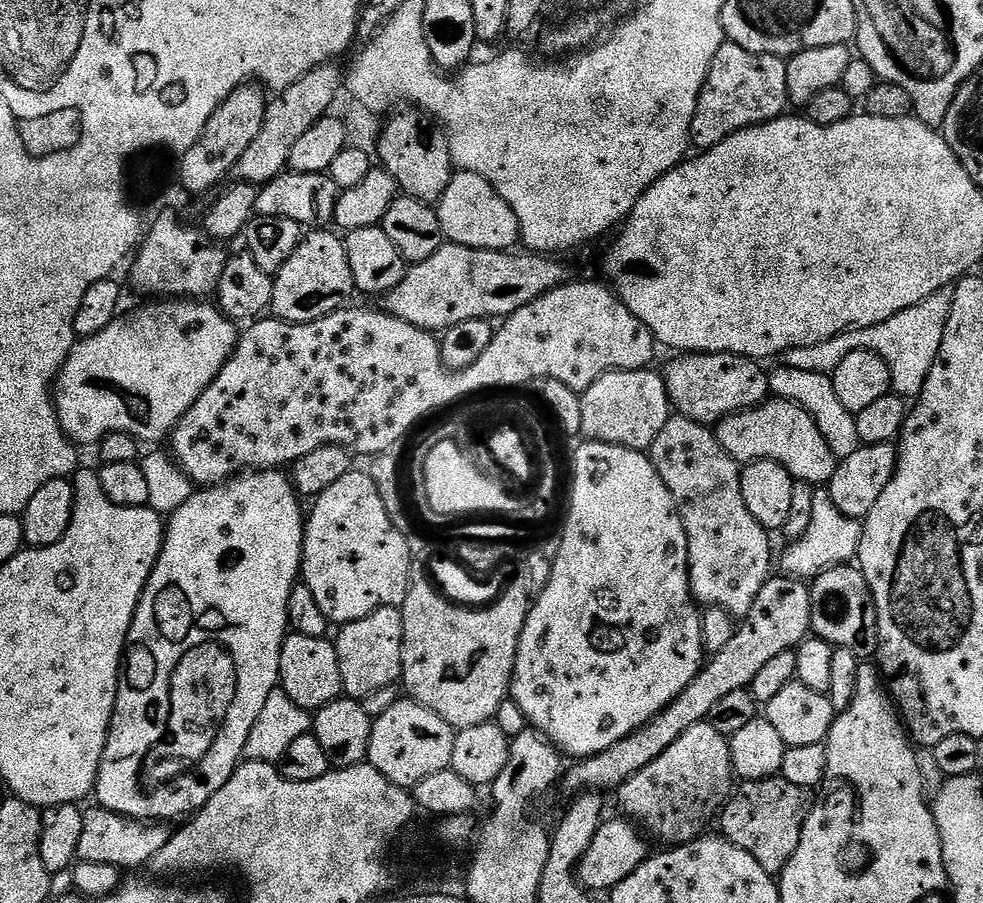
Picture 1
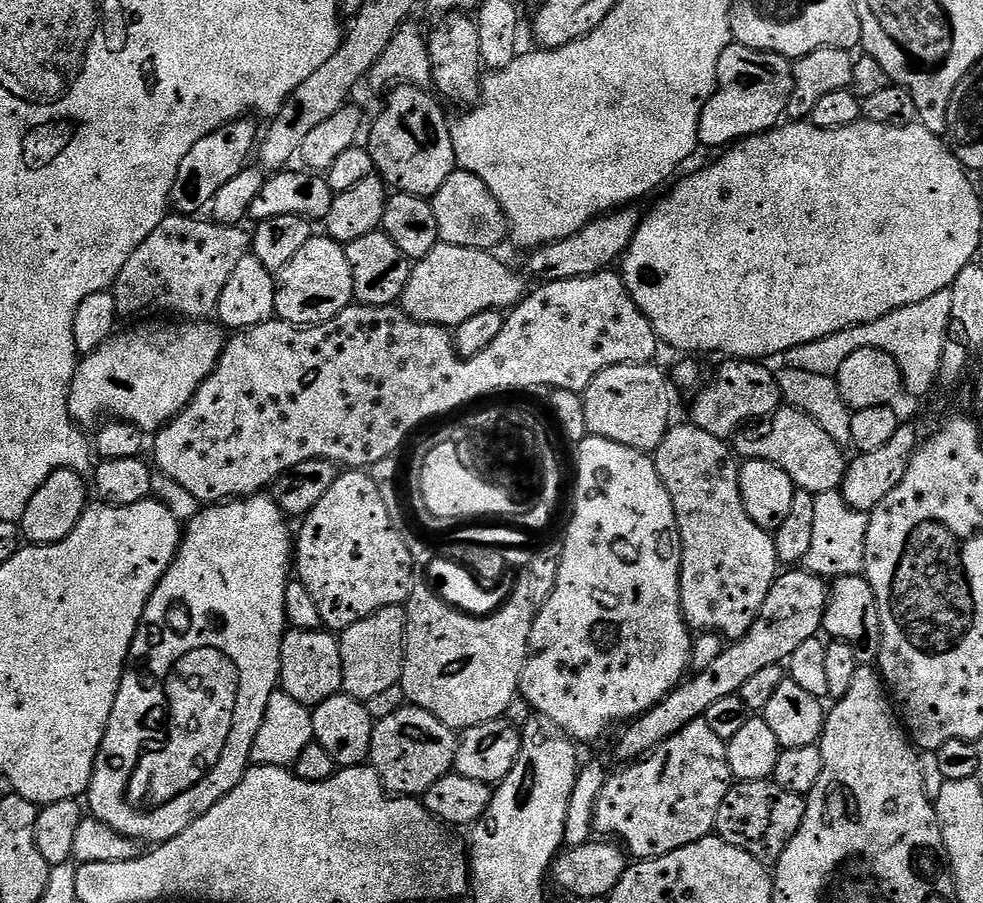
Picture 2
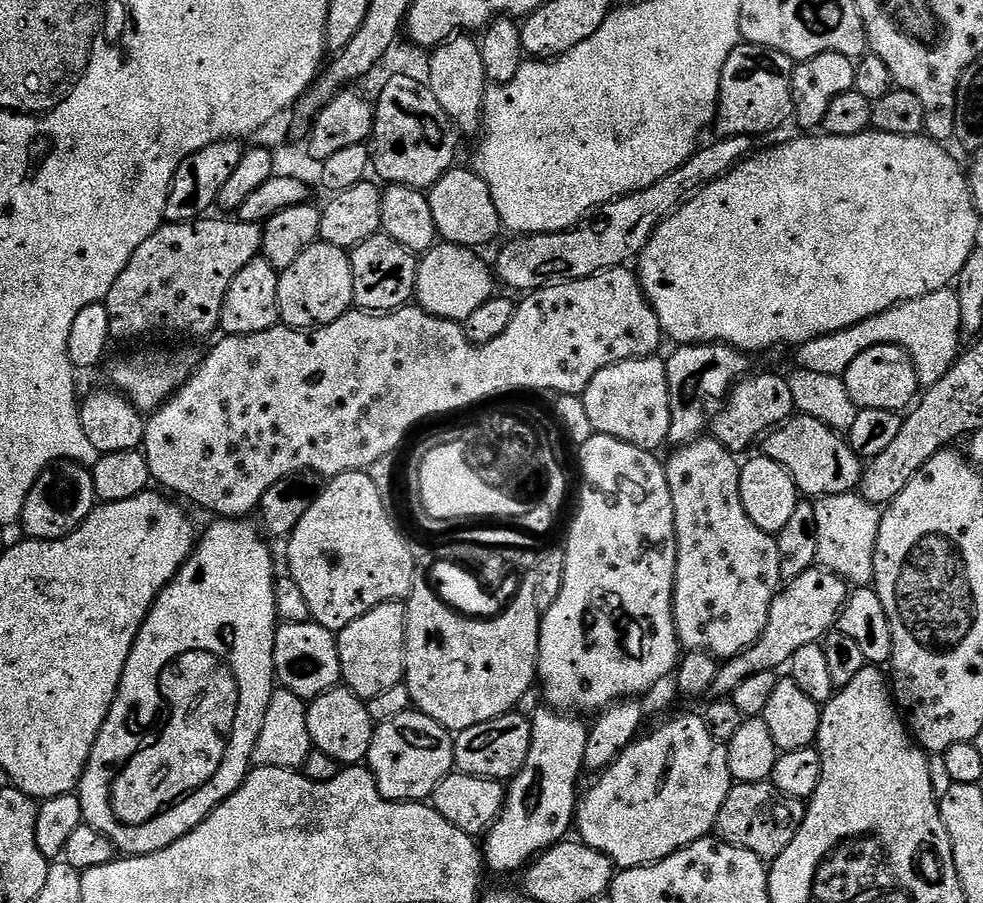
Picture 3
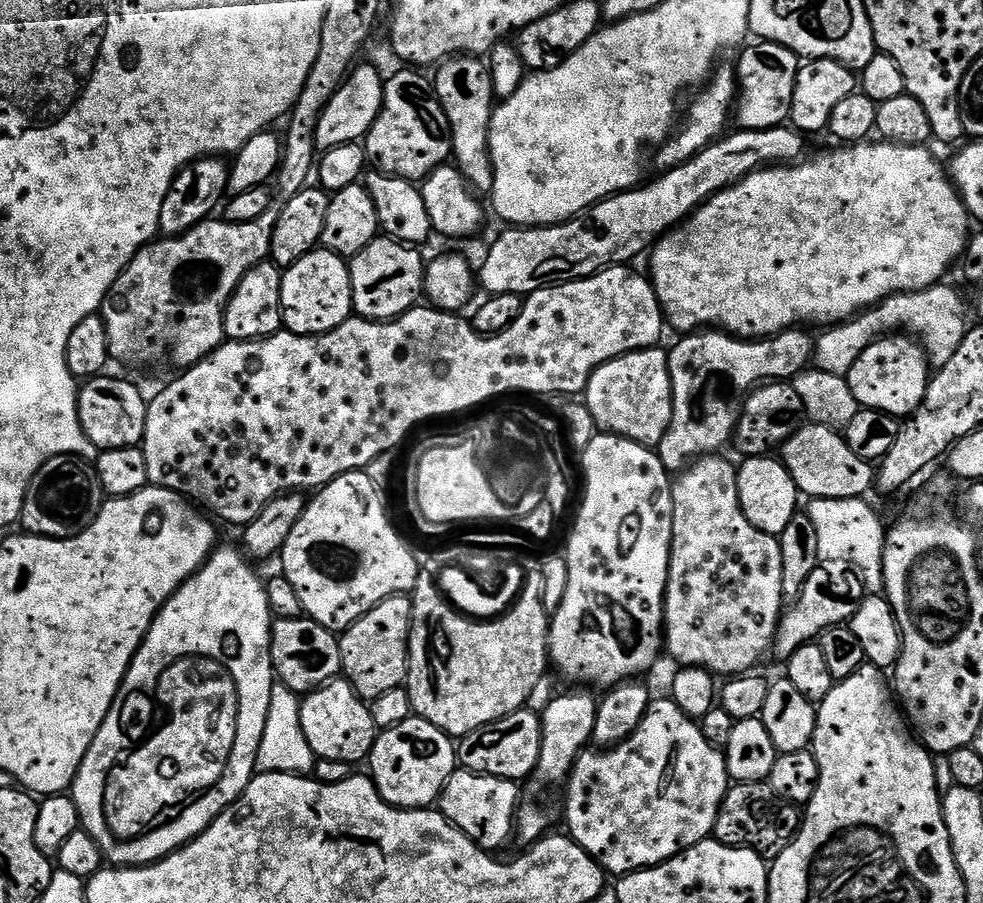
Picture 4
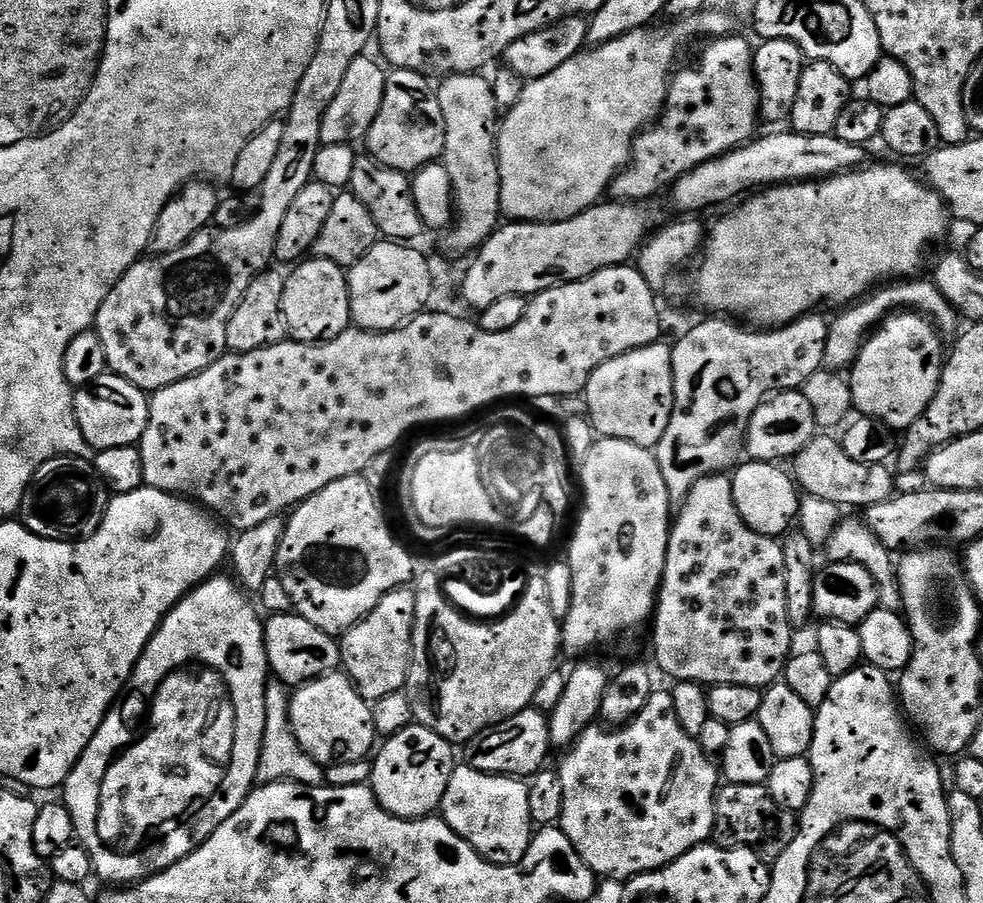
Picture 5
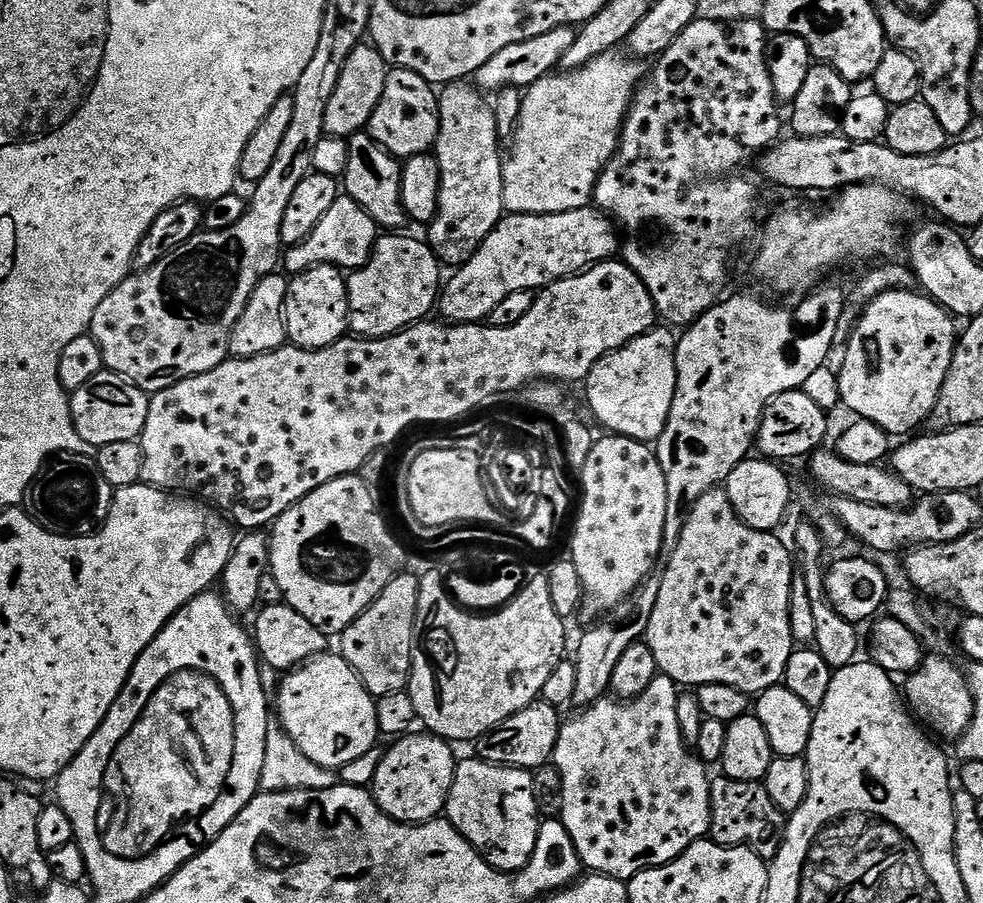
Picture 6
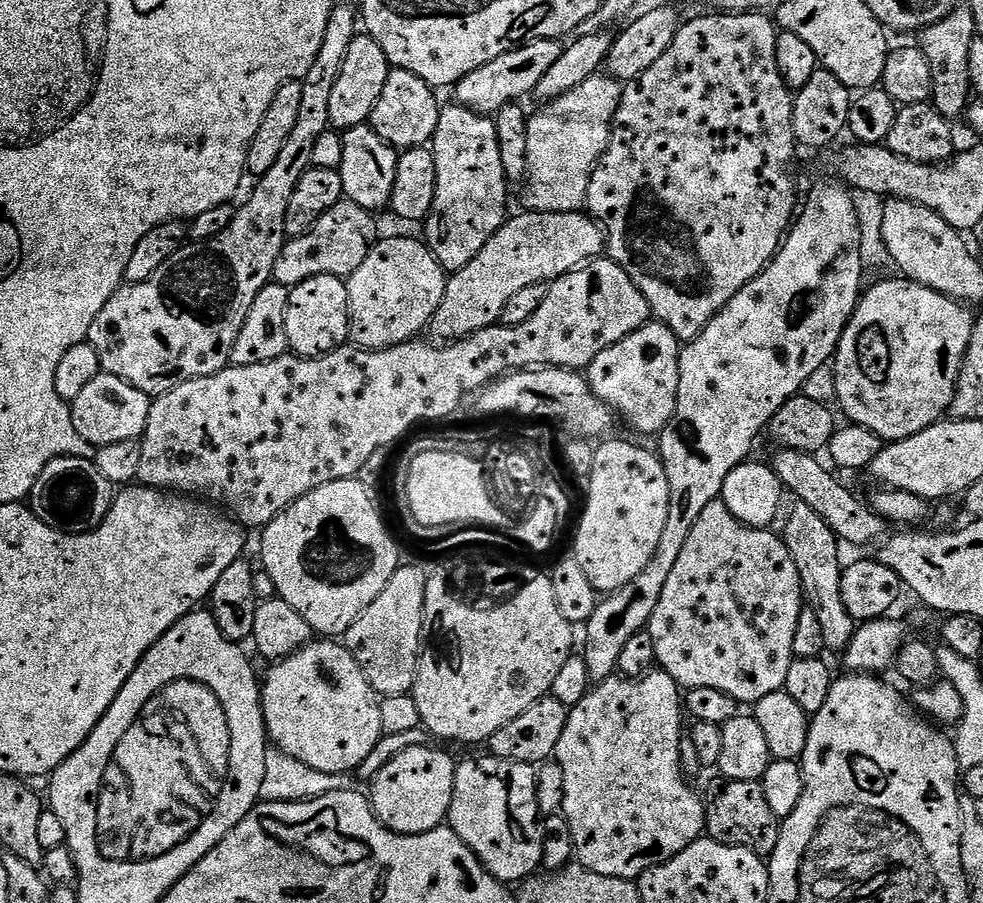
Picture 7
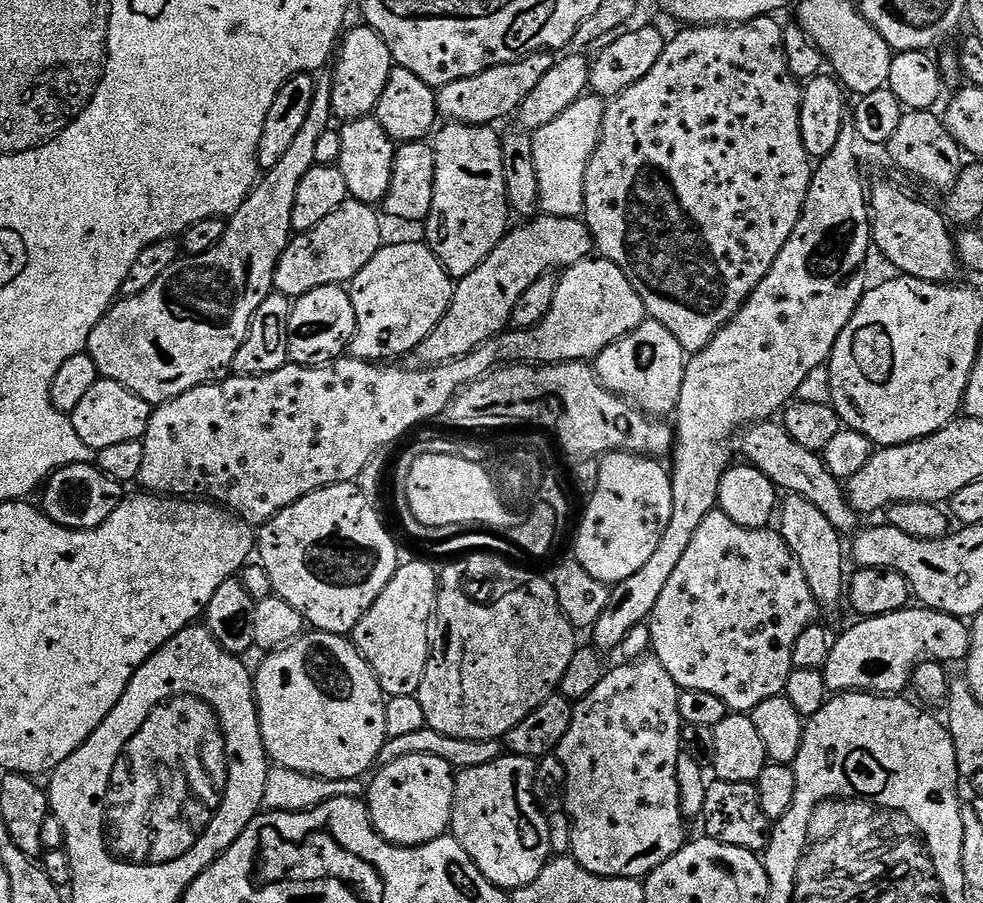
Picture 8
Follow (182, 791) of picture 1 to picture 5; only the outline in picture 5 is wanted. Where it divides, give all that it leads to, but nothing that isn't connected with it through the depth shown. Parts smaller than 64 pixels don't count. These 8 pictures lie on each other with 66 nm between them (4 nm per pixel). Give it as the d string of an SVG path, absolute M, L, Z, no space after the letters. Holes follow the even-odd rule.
M220 575L209 576L204 583L187 592L164 617L160 629L152 635L152 640L145 646L140 660L133 666L132 677L124 685L123 692L106 714L102 726L94 734L82 758L62 785L62 803L74 818L76 840L83 844L90 854L93 873L109 880L112 883L109 885L131 886L186 858L196 849L197 844L206 842L206 838L214 834L214 830L218 830L218 826L222 826L222 822L226 822L226 818L230 818L230 814L234 814L238 806L242 806L242 802L257 783L256 771L262 750L262 734L266 730L266 686L270 679L268 655L264 645L264 620L257 605L253 601L252 605L247 600L249 597L241 591L237 581L231 575Z

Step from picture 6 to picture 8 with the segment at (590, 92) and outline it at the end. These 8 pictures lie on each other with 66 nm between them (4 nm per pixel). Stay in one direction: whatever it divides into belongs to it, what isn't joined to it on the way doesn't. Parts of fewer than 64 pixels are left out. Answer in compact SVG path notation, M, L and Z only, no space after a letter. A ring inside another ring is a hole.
M585 94L574 106L562 110L554 122L531 133L534 166L538 170L539 211L546 216L565 216L571 220L584 215L586 166L600 141L605 101L595 94Z

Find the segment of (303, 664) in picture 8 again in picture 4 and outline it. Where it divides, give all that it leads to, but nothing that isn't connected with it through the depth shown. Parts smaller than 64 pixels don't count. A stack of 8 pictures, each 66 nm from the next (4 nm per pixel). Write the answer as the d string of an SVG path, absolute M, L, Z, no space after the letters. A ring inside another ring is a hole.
M337 678L325 684L323 688L307 693L300 709L306 742L310 742L317 758L356 766L359 765L359 760L367 761L371 757L378 729L372 717L371 707L361 700L347 680Z

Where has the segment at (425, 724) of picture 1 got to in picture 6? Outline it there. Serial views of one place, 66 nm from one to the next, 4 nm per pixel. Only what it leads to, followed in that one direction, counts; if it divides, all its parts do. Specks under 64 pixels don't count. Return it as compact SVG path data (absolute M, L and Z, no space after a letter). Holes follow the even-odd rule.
M409 734L399 737L393 743L396 745L392 749L389 747L385 751L382 762L378 766L370 785L372 796L381 810L391 820L401 820L404 824L425 824L428 820L437 819L445 811L450 786L458 763L457 757L452 757L453 745L449 741L442 740L440 737L431 734L416 735Z

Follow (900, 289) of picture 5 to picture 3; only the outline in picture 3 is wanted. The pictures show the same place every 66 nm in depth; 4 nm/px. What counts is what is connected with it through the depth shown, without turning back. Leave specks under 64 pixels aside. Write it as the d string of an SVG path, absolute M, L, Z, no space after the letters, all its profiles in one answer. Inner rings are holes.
M951 287L943 288L934 294L896 304L890 310L874 318L866 318L866 322L858 322L846 330L819 336L799 345L795 349L794 364L796 368L811 370L813 374L843 377L844 371L850 366L850 362L854 362L854 358L858 358L858 354L874 346L889 344L898 346L914 362L914 374L920 387L927 390L930 386L942 382L942 378L946 378L962 351L960 318L961 310L955 291Z

